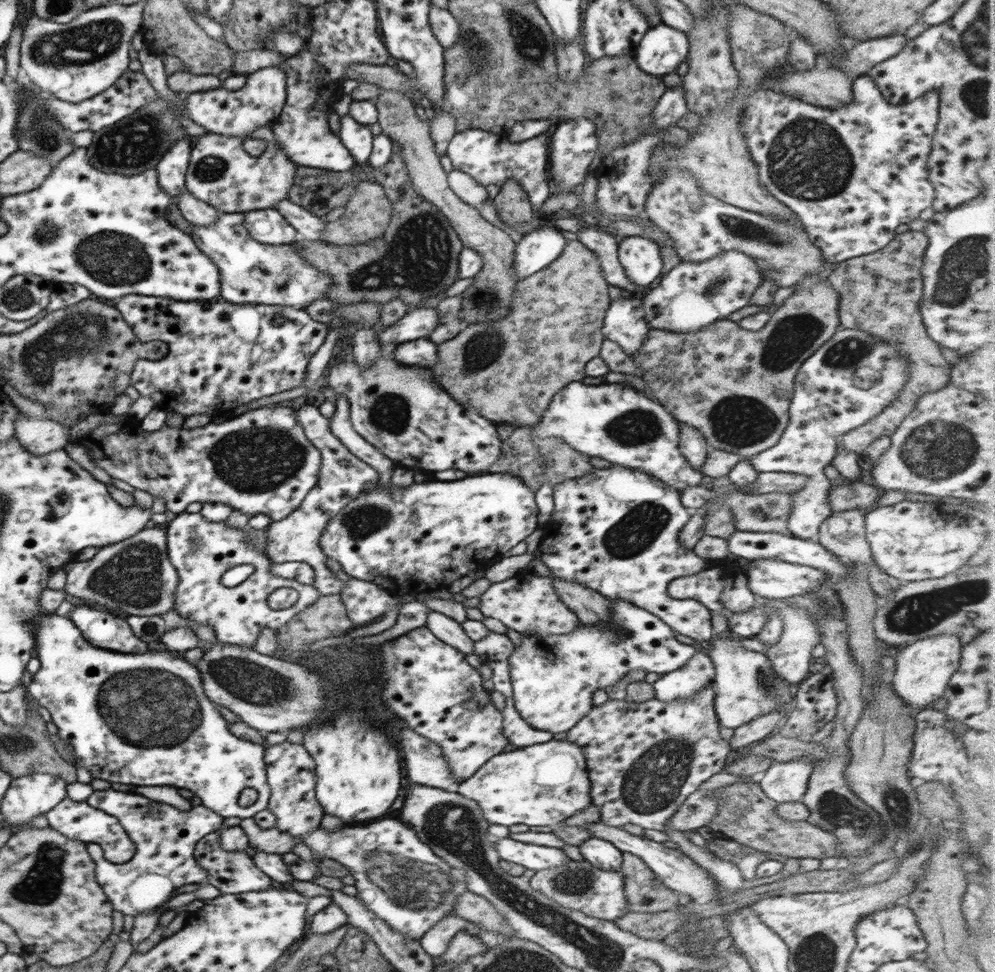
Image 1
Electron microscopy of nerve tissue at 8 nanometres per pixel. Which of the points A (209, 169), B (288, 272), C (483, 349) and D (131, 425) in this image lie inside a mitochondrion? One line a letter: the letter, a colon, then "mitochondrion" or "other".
A: mitochondrion
B: mitochondrion
C: mitochondrion
D: other

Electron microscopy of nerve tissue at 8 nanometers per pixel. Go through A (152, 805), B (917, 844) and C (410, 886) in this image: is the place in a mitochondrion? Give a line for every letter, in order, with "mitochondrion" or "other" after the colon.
A: other
B: mitochondrion
C: mitochondrion

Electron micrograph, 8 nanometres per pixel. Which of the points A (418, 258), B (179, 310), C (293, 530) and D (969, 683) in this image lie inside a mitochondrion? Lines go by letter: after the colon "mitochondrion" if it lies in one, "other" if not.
A: mitochondrion
B: other
C: other
D: other

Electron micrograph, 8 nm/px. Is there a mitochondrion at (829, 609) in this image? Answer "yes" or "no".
yes

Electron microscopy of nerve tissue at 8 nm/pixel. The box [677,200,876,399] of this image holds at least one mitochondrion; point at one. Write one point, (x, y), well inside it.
(793, 335)

